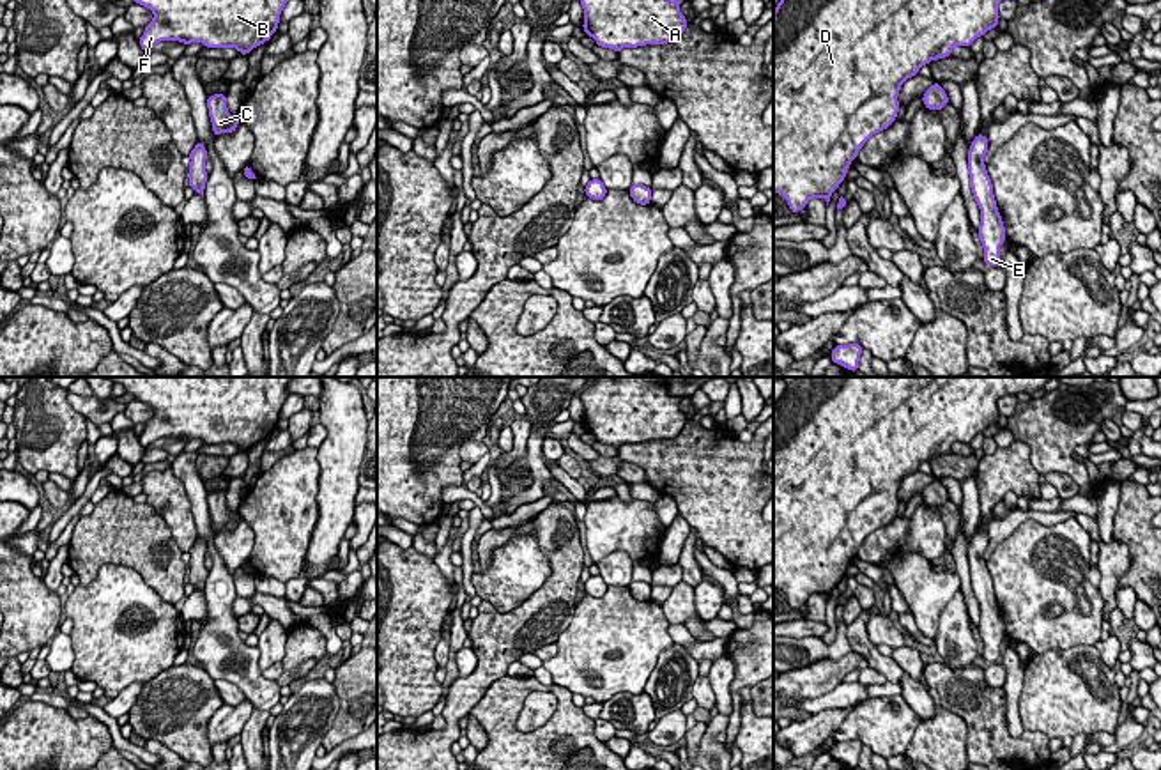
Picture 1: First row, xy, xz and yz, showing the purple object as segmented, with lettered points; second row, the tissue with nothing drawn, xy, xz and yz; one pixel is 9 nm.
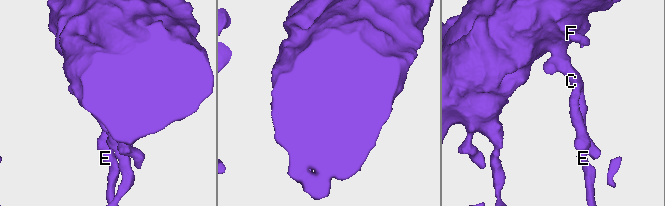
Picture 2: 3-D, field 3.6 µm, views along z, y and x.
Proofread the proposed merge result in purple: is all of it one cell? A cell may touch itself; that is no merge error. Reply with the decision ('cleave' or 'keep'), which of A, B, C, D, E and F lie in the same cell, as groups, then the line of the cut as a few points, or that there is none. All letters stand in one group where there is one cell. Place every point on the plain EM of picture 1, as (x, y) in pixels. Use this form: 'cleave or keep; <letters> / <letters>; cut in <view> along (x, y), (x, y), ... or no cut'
keep; A B C D E F; no cut

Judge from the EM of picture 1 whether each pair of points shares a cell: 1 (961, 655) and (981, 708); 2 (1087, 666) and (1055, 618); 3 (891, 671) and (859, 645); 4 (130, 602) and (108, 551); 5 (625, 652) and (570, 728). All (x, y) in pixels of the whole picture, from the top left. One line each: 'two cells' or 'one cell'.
1: two cells
2: two cells
3: one cell
4: two cells
5: two cells

